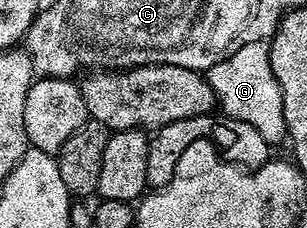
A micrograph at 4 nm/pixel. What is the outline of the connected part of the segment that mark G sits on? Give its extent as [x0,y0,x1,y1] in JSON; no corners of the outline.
[206,39,287,145]

